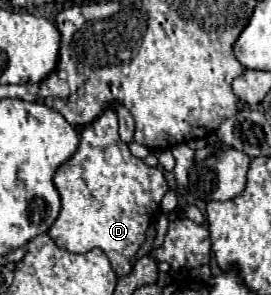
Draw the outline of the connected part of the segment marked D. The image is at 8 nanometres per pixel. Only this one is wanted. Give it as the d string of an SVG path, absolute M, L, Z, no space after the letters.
M111 107L81 131L77 151L57 169L53 181L61 195L61 213L49 229L49 237L57 247L71 253L101 249L113 271L119 277L127 275L133 267L131 259L145 241L147 227L169 187L157 167L147 167L133 157L127 143L119 139L117 115Z

